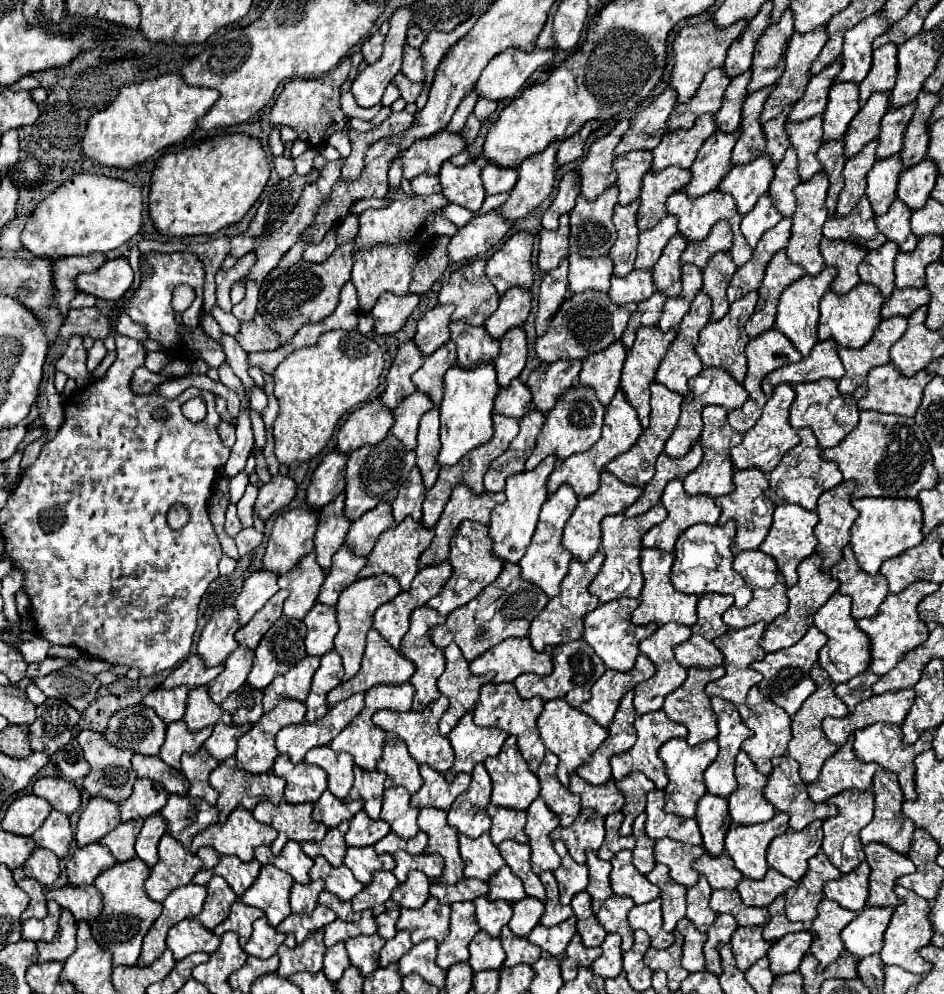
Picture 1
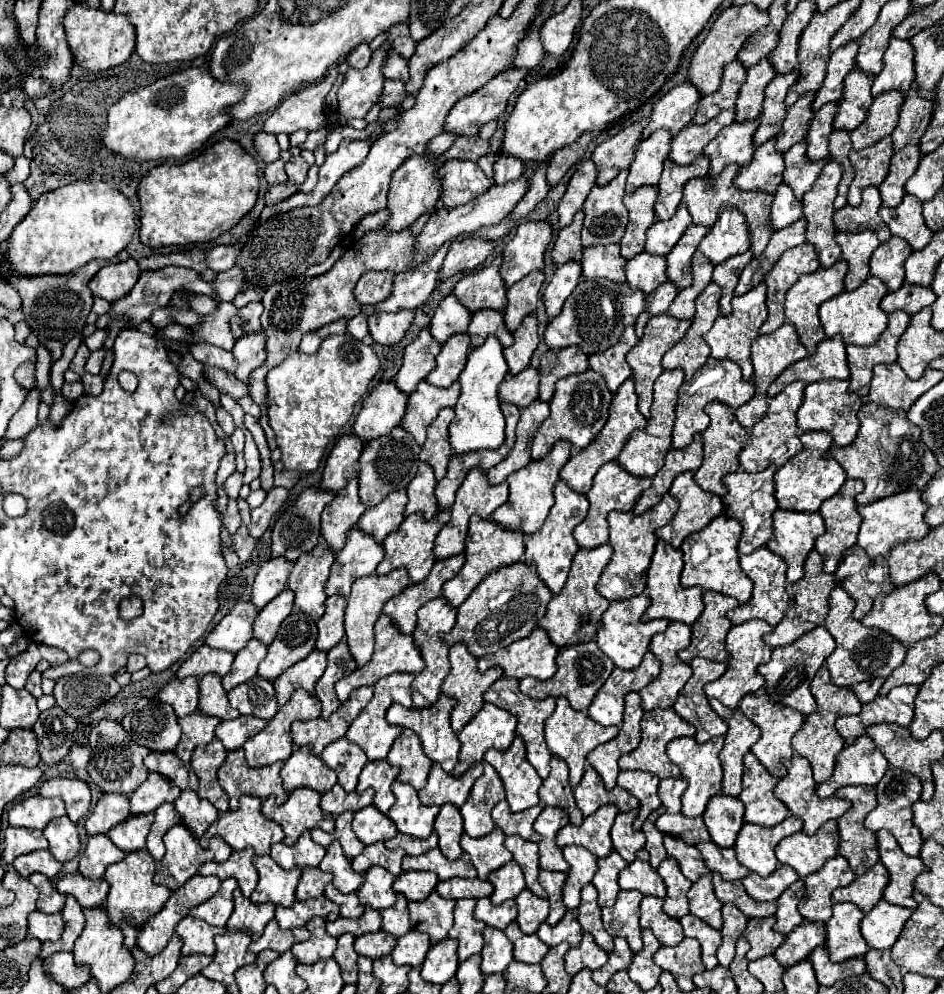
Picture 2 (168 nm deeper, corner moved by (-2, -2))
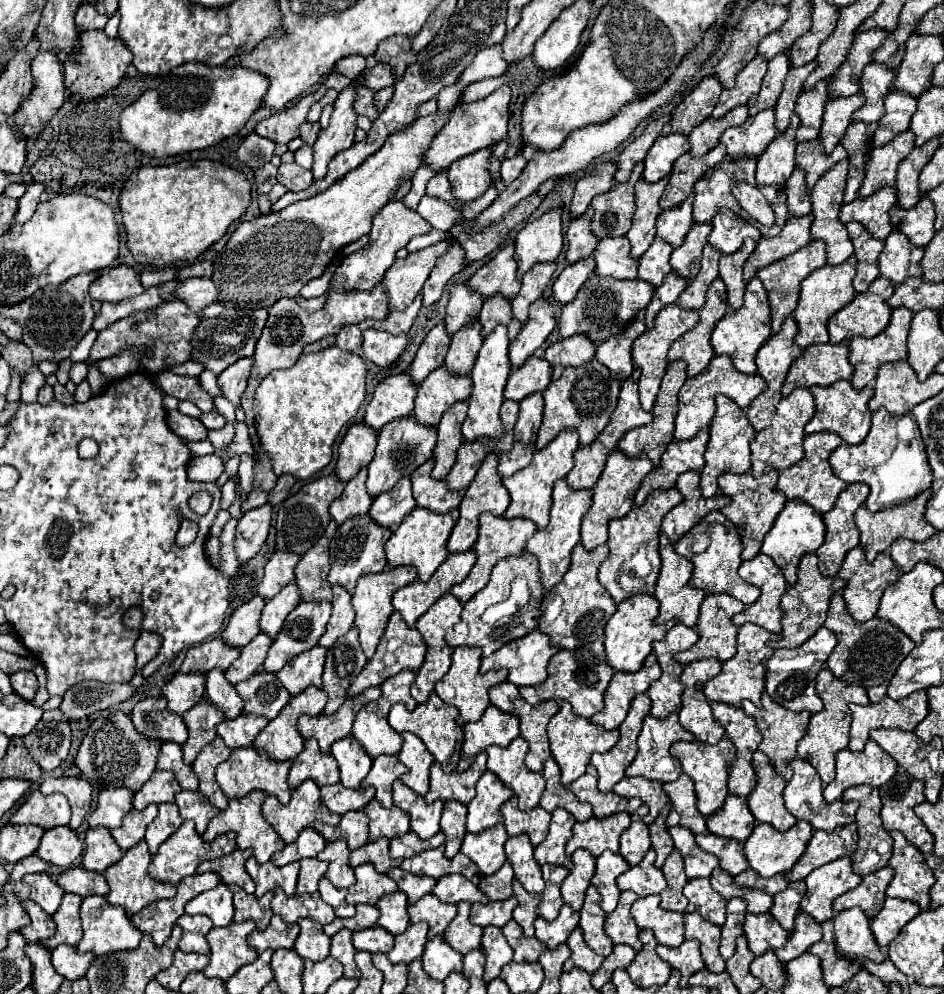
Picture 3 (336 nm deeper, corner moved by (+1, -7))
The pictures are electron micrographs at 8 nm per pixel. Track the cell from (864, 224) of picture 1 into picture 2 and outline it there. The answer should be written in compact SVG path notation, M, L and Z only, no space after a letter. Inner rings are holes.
M867 187L863 191L863 201L857 207L845 205L843 209L835 211L833 223L837 231L847 231L847 233L857 233L857 231L873 231L878 235L880 242L889 240L891 233L885 223L879 217L879 207L881 207L881 197L877 187Z

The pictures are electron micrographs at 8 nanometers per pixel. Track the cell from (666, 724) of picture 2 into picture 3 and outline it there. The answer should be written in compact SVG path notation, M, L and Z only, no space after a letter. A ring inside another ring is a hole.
M670 714L662 720L646 716L638 738L638 756L626 770L626 776L642 776L660 782L676 780L682 774L680 764L674 764L670 772L656 772L656 766L662 758L670 756L670 746L678 740L694 740L694 734L680 726L678 714Z

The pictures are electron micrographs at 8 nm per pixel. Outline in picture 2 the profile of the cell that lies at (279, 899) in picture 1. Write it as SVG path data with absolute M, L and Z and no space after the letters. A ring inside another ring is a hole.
M255 855L255 867L259 871L259 883L251 893L253 903L273 903L291 907L295 903L295 889L301 877L301 869L281 869L269 855Z

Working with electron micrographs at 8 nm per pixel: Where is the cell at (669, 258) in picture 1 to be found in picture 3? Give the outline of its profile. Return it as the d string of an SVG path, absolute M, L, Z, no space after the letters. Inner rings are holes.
M712 222L706 224L694 224L684 240L682 246L678 246L672 256L670 256L670 264L672 268L686 280L696 278L698 268L700 268L700 254L702 248L708 242L708 234L712 230Z

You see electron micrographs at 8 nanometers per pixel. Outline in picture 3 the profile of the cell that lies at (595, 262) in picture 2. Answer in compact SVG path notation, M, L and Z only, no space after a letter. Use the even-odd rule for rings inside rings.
M626 236L604 238L592 252L596 260L596 274L618 280L634 280L638 274L638 260L630 256L630 242Z

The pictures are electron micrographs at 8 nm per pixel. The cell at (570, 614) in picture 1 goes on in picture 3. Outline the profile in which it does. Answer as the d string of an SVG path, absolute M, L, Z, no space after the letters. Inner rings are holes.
M578 544L572 552L572 564L568 572L564 574L562 582L554 586L554 592L562 598L562 612L552 622L540 624L540 630L550 636L552 646L574 650L576 646L582 646L592 640L600 640L604 636L604 626L616 612L616 602L610 598L608 590L598 582L598 568L608 556L608 546L602 544L594 550L586 550L582 544Z

